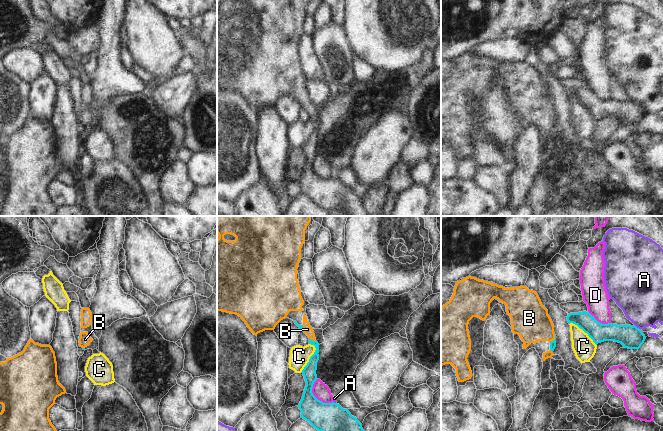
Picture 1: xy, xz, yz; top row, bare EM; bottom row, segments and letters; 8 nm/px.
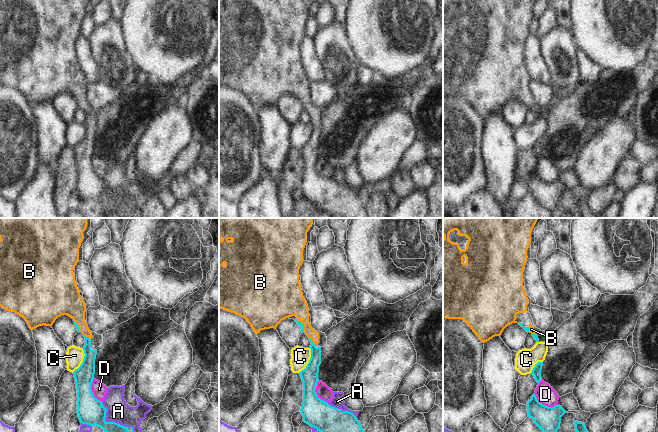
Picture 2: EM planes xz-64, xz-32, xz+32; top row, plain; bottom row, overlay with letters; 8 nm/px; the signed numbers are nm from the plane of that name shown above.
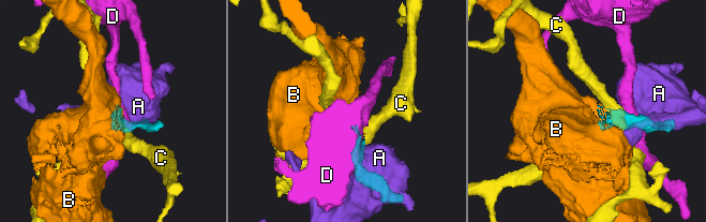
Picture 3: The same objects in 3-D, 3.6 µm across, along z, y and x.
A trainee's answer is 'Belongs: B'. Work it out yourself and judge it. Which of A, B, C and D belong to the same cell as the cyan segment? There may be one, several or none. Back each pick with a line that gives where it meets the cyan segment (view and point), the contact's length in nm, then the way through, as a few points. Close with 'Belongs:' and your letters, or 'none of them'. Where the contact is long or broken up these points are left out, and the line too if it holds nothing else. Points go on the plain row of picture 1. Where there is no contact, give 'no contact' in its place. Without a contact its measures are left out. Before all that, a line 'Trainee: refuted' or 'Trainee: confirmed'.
Trainee: confirmed
B: contact yz (554, 116); length 80 nm; way yz (553, 119), (554, 116), (530, 96)
Belongs: B

